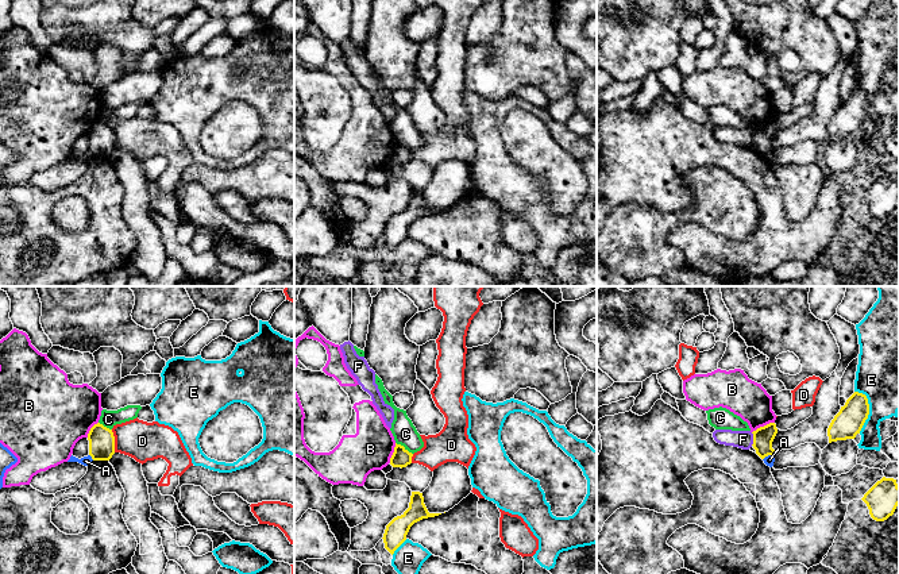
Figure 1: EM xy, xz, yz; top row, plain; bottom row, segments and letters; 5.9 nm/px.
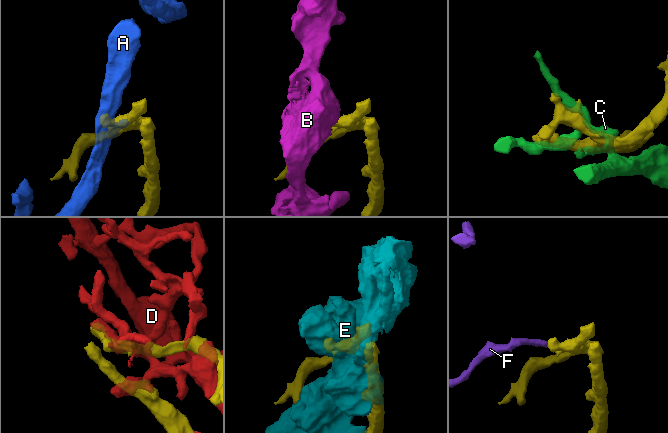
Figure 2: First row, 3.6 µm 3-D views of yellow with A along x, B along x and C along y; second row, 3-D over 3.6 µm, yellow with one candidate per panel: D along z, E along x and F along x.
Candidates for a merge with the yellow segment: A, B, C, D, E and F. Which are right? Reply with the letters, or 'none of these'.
none of these

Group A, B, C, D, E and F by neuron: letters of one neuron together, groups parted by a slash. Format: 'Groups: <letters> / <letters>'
Groups: A / B / C / D / E / F

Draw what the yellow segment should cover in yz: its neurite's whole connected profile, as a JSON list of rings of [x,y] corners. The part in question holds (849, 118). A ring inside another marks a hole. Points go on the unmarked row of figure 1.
[[[854,89],[841,104],[827,126],[829,140],[854,136],[860,131],[869,112],[869,101],[865,92]]]

